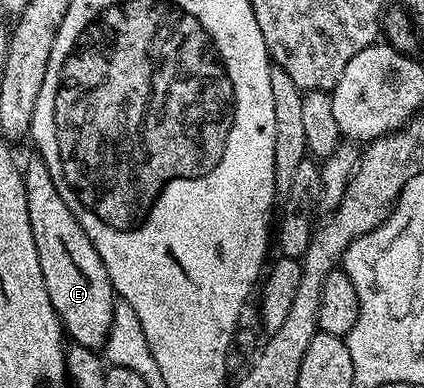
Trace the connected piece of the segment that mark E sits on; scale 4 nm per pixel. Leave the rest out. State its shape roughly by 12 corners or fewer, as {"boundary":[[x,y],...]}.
{"boundary":[[43,158],[21,172],[64,334],[102,350],[117,300]]}

